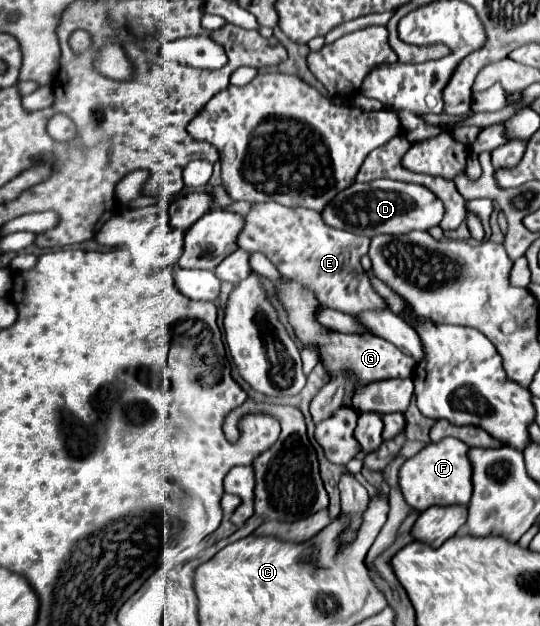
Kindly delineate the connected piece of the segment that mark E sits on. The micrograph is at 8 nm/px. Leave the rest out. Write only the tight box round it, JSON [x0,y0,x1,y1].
[238,202,386,316]

